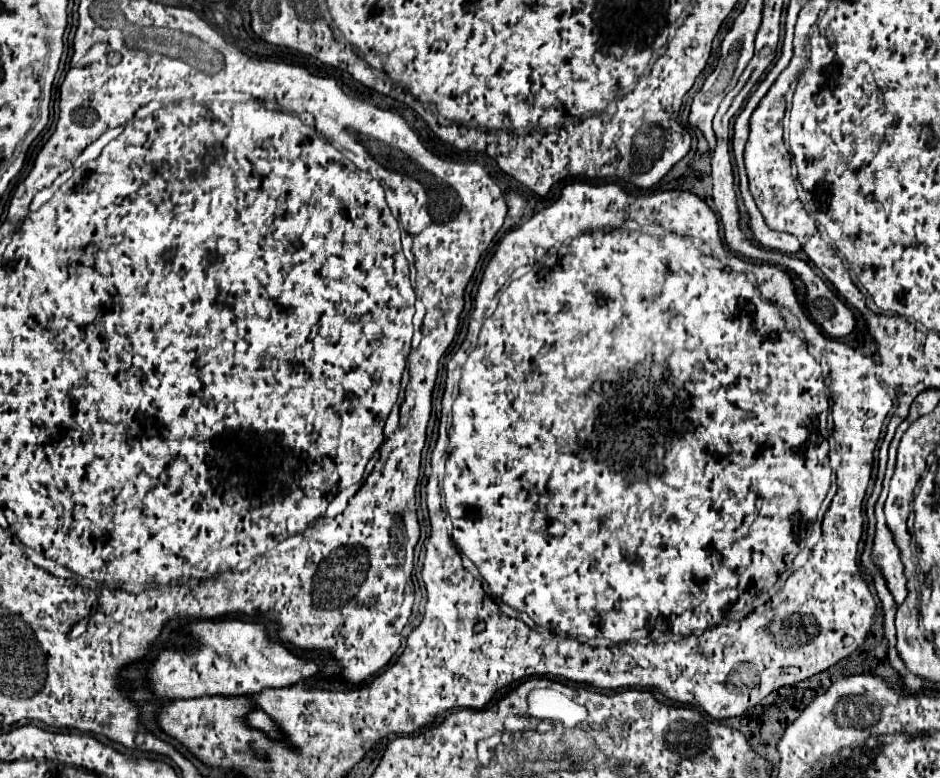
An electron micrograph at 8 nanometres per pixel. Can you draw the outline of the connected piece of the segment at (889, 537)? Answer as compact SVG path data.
M883 485L883 495L879 497L875 505L875 517L877 517L877 533L875 533L875 545L873 545L873 561L881 567L889 591L893 593L897 605L901 605L907 597L907 579L903 575L903 563L901 563L901 551L895 545L893 533L887 527L885 513L883 513L883 501L885 501L885 491L889 485Z

